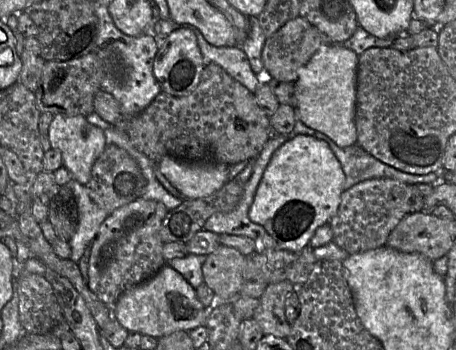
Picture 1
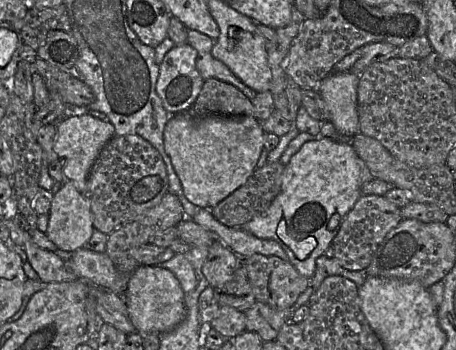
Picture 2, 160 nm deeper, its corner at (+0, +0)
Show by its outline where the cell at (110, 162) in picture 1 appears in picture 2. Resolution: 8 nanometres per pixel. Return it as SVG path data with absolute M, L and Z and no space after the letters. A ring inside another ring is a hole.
M115 134L94 162L82 194L90 204L94 229L108 235L158 205L168 192L166 165L160 153L138 135Z

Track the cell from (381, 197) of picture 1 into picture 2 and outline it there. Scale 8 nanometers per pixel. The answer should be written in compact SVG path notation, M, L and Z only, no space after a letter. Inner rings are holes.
M361 195L354 207L344 217L333 239L332 247L335 258L350 270L365 271L387 234L402 220L401 209L384 196Z

